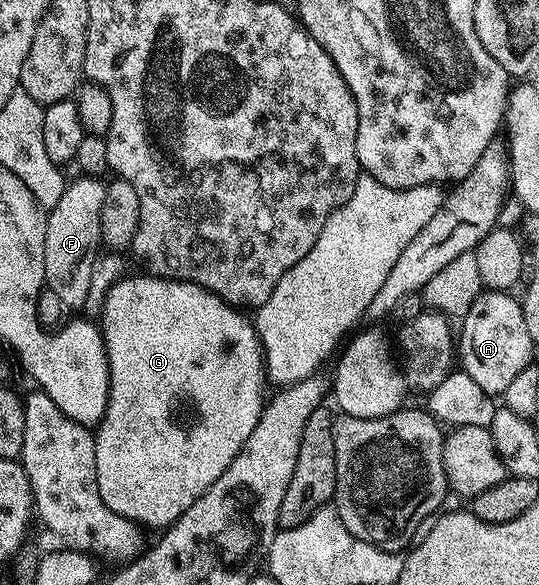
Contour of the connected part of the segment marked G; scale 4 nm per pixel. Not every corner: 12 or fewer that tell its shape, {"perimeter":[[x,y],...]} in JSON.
{"perimeter":[[123,276],[93,435],[112,512],[171,526],[260,420],[262,341]]}

